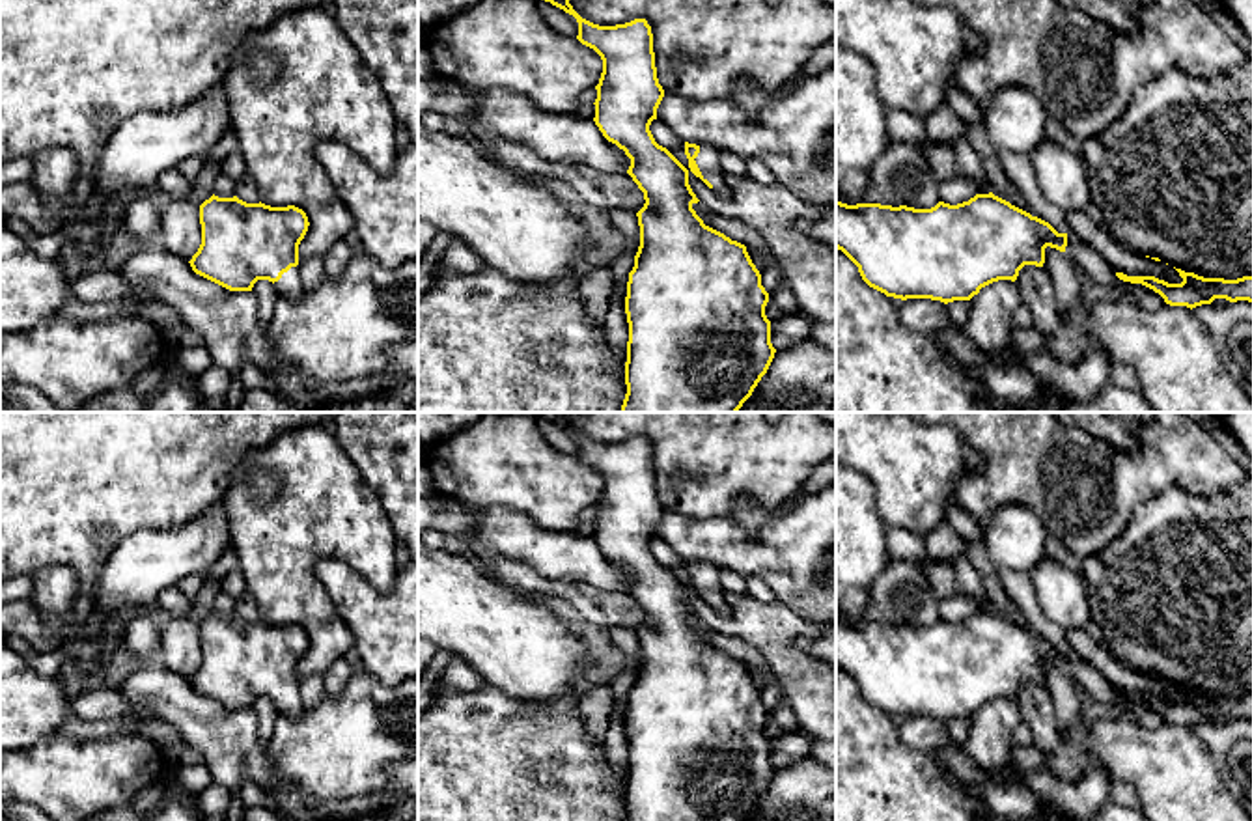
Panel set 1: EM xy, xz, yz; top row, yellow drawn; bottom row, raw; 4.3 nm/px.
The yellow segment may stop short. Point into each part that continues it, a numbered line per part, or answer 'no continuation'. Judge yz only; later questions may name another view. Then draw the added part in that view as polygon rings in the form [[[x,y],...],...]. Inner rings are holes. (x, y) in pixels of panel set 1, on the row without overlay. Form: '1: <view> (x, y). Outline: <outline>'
no continuation

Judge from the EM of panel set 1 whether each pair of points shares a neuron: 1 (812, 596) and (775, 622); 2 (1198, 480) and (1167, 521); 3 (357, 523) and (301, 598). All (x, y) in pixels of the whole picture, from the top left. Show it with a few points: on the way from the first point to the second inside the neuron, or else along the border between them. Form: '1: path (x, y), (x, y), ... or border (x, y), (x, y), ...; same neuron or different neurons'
1: border (777, 599), (816, 627); different neurons
2: border (1230, 487), (1210, 495), (1167, 487), (1144, 502); different neurons
3: path (334, 530), (301, 564), (301, 575); same neuron

